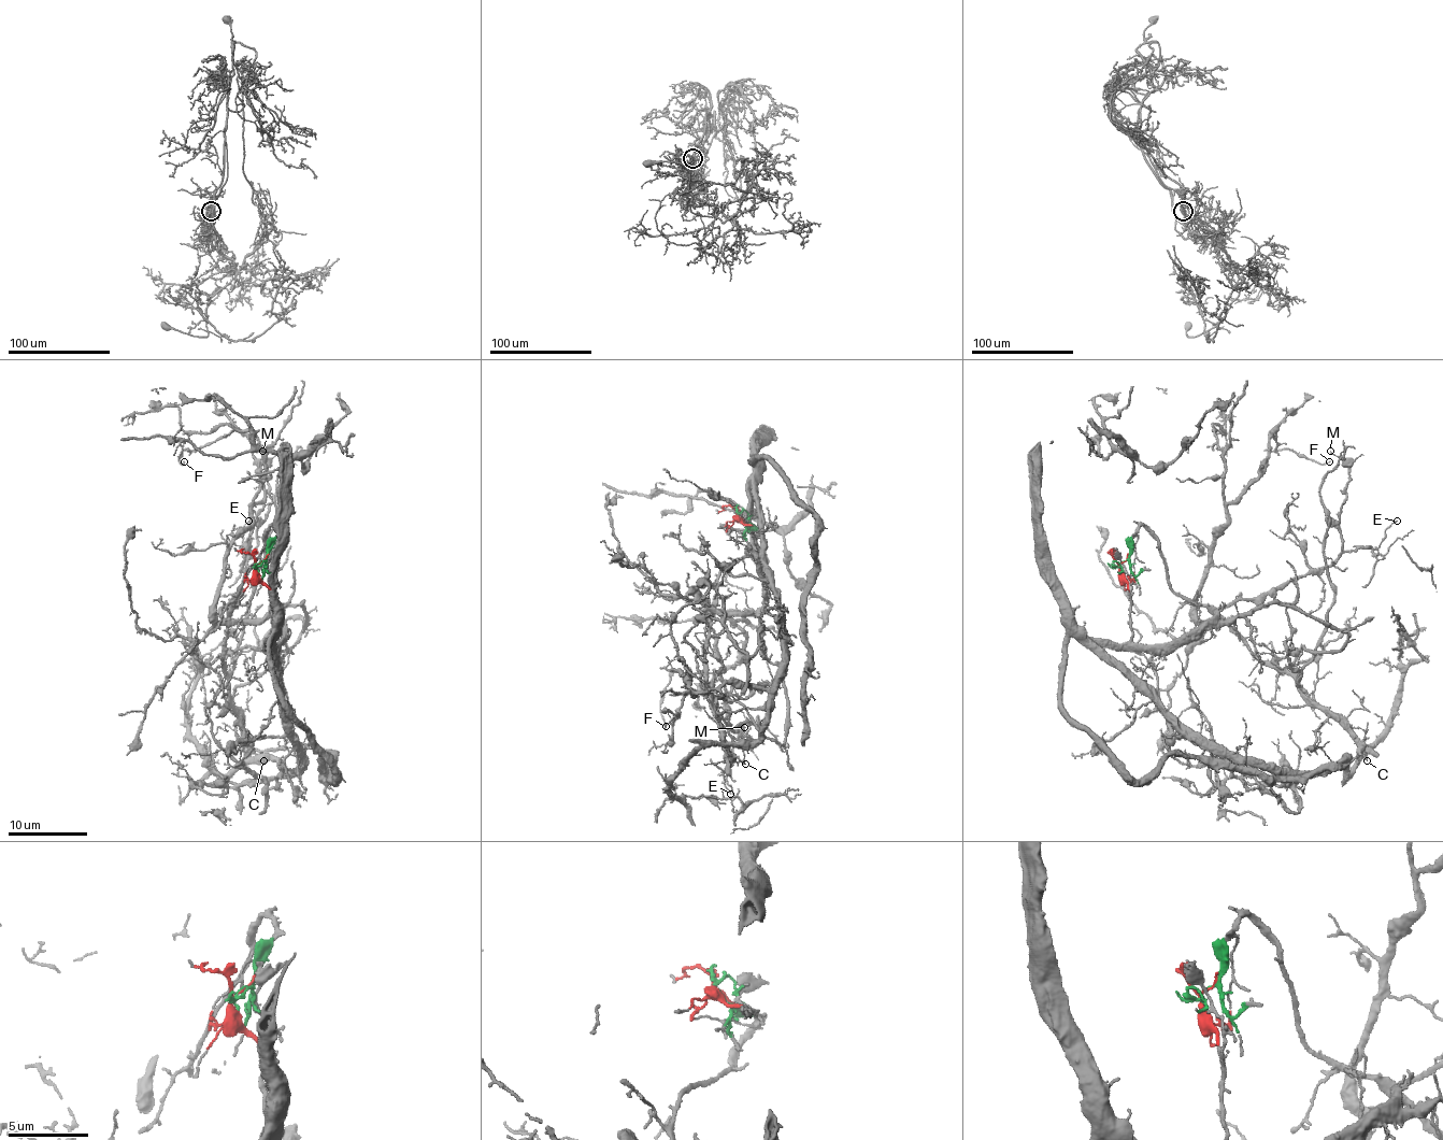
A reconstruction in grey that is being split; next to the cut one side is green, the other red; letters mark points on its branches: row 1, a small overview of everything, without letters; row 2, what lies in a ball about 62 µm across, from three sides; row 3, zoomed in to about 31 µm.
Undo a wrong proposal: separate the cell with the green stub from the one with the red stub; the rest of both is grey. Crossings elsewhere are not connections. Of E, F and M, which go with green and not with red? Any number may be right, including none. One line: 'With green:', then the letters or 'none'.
With green: none

